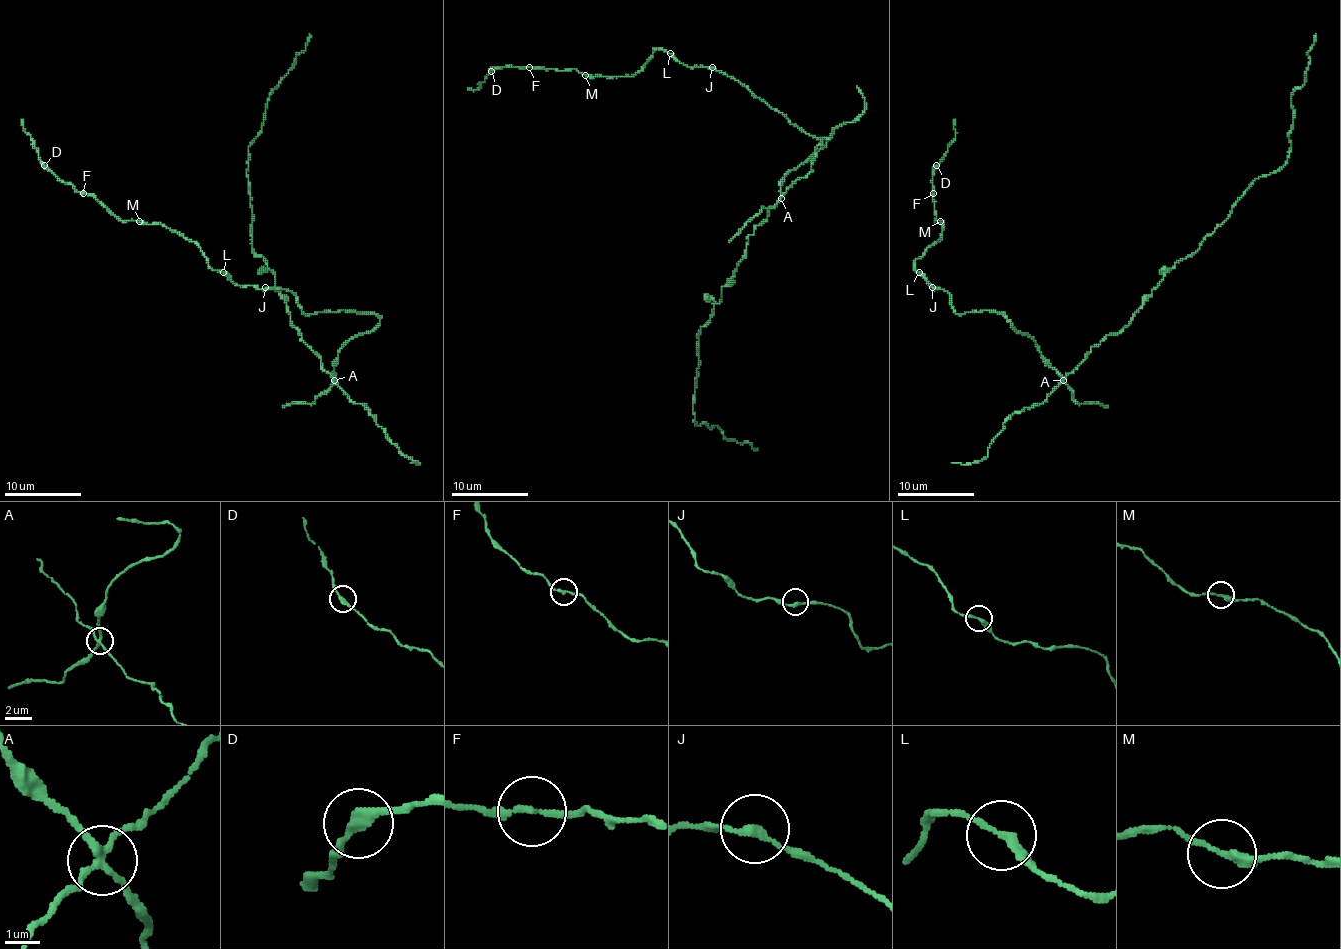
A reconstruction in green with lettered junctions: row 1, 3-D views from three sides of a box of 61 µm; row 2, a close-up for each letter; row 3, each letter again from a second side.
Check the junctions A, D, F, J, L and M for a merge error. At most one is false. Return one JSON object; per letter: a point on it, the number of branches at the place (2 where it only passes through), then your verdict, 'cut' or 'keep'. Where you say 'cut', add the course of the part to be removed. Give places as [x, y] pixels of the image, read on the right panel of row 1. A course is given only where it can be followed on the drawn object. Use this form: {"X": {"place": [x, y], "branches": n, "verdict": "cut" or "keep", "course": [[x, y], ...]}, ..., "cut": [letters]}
{"A": {"place": [1063, 380], "branches": 4, "verdict": "cut", "course": [[1064, 381], [1026, 333], [1020, 333], [1007, 320]]}, "D": {"place": [936, 165], "branches": 2, "verdict": "keep"}, "F": {"place": [933, 193], "branches": 2, "verdict": "keep"}, "J": {"place": [932, 287], "branches": 2, "verdict": "keep"}, "L": {"place": [919, 272], "branches": 2, "verdict": "keep"}, "M": {"place": [940, 221], "branches": 2, "verdict": "keep"}, "cut": ["A"]}

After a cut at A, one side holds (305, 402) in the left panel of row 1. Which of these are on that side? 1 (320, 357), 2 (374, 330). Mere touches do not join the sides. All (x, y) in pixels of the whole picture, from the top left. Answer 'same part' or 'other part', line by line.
1: other part
2: same part

